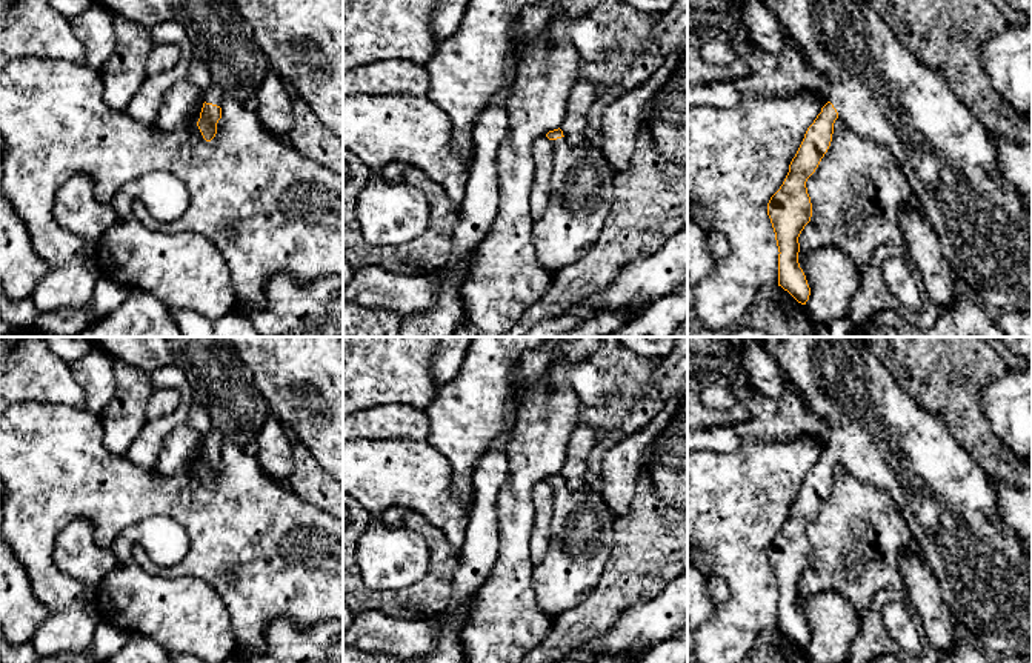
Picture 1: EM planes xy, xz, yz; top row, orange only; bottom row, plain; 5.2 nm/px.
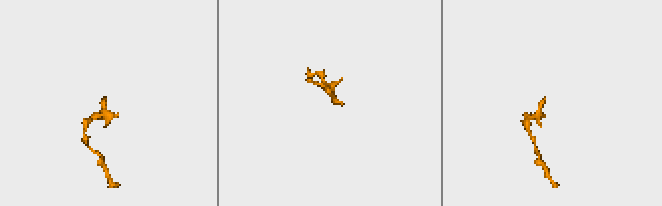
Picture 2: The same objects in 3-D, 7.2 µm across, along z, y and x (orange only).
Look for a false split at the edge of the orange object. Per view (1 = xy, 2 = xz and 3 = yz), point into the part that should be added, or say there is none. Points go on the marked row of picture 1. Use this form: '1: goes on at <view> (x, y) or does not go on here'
1: goes on at xy (223, 39)
2: goes on at xz (582, 185)
3: goes on at yz (883, 93)

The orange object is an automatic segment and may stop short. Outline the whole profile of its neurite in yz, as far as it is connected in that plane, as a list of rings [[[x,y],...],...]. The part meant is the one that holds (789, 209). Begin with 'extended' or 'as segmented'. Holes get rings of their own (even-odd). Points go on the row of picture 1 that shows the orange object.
extended; [[[763,0],[791,37],[792,48],[806,63],[827,78],[829,102],[821,108],[789,165],[780,189],[767,203],[778,246],[778,286],[798,303],[811,295],[806,275],[798,263],[798,237],[812,217],[806,182],[827,152],[834,123],[838,117],[860,135],[891,149],[921,203],[923,214],[935,231],[954,278],[961,278],[986,305],[1001,312],[1032,314],[1032,212],[1024,206],[1017,186],[998,171],[995,145],[986,128],[970,114],[955,92],[937,72],[917,60],[894,35],[869,0]]]

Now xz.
extended; [[[560,128],[549,131],[546,137],[554,146],[551,198],[544,215],[534,222],[532,245],[538,262],[552,275],[586,257],[597,242],[614,202],[615,172],[611,169],[595,134],[583,145],[569,145]]]

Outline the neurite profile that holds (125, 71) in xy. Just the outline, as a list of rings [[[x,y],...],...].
[[[114,14],[115,46],[100,68],[105,102],[125,111],[148,78],[146,63],[154,48],[148,28]]]

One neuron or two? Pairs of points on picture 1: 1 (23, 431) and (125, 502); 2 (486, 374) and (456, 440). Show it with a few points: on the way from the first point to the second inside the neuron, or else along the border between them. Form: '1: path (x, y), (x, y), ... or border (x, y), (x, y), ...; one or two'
1: path (48, 456), (63, 471), (100, 486); one
2: path (483, 391), (465, 416), (463, 423); one

